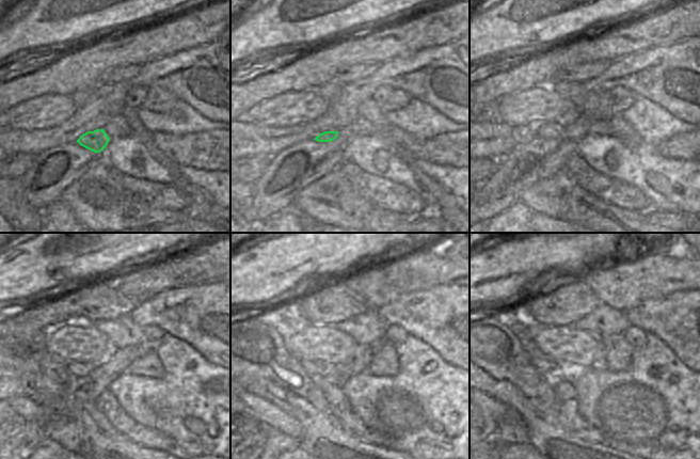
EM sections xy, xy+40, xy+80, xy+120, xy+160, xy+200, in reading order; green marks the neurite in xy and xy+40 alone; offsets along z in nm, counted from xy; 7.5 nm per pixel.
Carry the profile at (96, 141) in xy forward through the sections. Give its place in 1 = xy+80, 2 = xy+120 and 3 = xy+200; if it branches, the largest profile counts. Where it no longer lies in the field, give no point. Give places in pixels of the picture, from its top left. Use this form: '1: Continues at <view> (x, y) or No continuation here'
1: Continues at xy+80 (554, 129)
2: Continues at xy+120 (76, 368)
3: Continues at xy+200 (544, 363).

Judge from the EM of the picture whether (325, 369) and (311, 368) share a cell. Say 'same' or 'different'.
same

